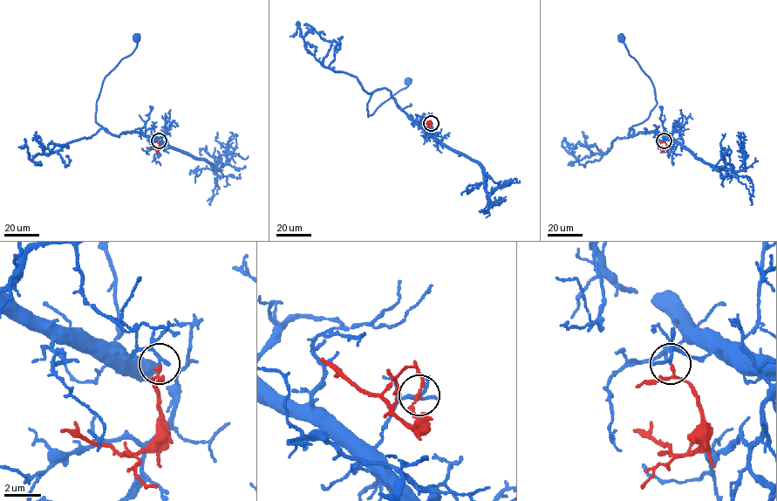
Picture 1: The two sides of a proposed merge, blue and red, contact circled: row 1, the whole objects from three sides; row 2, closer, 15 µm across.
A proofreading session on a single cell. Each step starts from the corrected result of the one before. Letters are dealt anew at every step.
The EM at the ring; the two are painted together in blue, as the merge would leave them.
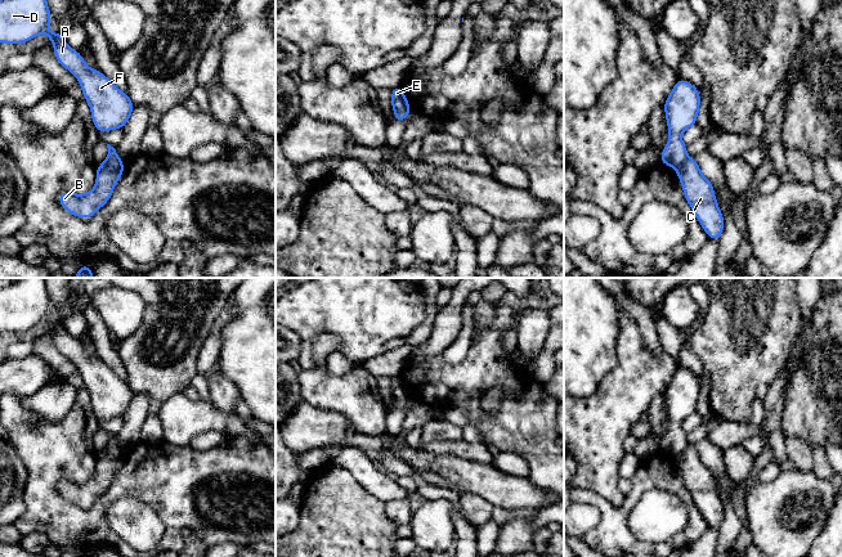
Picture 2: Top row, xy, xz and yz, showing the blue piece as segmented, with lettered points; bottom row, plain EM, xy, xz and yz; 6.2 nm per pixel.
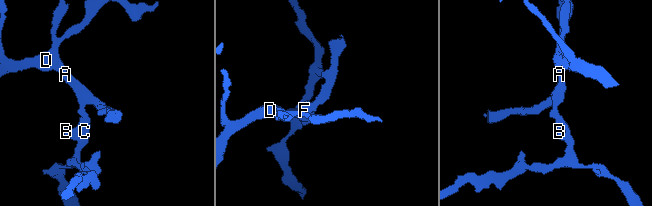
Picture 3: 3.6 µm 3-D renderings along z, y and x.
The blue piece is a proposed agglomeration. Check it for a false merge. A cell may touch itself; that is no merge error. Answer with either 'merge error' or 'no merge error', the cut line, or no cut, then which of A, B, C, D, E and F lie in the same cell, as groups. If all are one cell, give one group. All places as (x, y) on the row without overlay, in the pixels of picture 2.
merge error; cut in xz along (408, 396), (394, 399); A D E F / B C

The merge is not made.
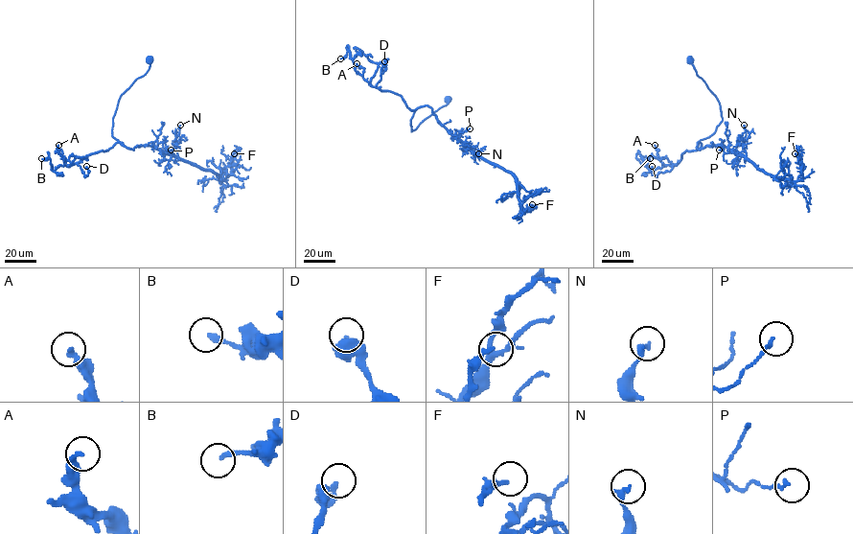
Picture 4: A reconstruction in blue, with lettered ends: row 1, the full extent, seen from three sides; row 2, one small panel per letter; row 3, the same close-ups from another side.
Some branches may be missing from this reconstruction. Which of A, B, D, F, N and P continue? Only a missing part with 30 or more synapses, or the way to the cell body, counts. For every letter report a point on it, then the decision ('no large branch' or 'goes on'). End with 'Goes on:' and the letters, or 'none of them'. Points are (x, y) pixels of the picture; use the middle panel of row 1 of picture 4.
A: place (357, 63); no large branch
B: place (340, 58); no large branch
D: place (384, 61); no large branch
F: place (532, 204); no large branch
N: place (478, 153); no large branch
P: place (470, 128); no large branch
Goes on: none of them

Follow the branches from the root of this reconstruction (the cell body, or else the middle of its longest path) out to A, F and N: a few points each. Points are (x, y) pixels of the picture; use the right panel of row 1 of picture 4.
A: (689, 59), (716, 97), (722, 121), (699, 141), (701, 147), (686, 150), (673, 166), (659, 160), (655, 145)
F: (689, 59), (716, 97), (722, 117), (697, 148), (724, 146), (769, 174), (795, 181), (802, 174), (795, 153)
N: (689, 59), (716, 97), (722, 117), (716, 131), (701, 139), (696, 148), (721, 145), (746, 156), (744, 125)

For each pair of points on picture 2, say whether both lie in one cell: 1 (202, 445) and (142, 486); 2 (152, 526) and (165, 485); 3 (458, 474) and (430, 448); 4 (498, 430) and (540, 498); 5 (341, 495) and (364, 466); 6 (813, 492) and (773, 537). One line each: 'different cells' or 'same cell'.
1: different cells
2: different cells
3: different cells
4: different cells
5: different cells
6: same cell

